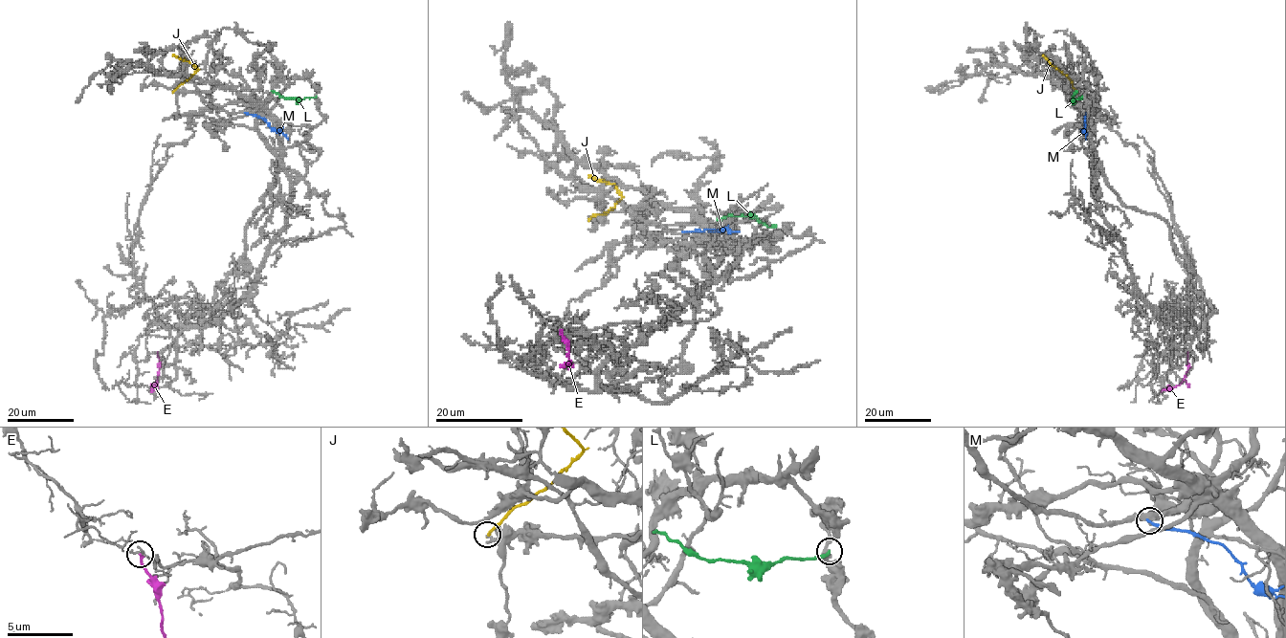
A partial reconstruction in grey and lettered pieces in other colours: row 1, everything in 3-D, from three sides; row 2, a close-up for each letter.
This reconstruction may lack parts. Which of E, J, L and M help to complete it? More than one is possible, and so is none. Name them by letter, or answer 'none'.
L

